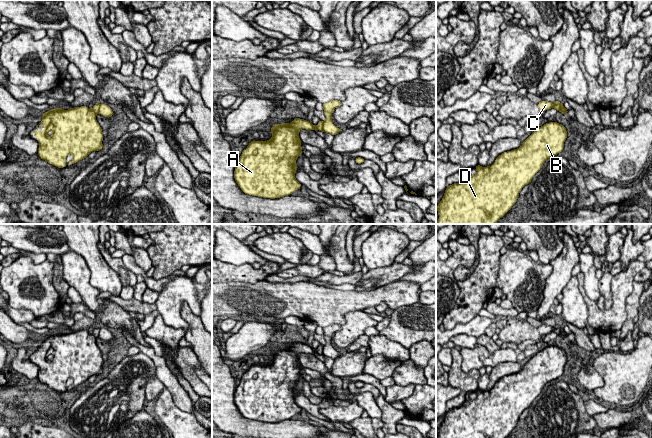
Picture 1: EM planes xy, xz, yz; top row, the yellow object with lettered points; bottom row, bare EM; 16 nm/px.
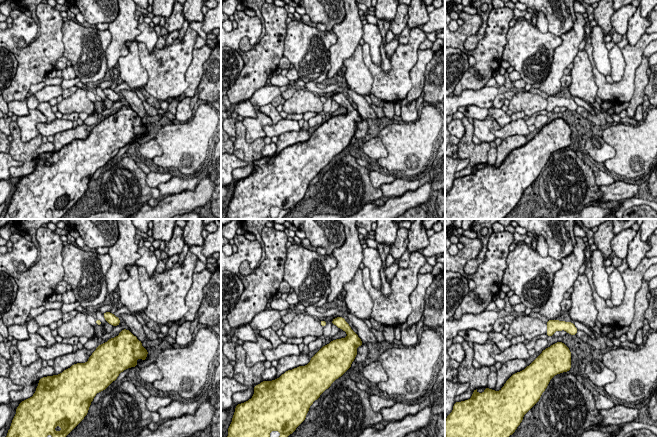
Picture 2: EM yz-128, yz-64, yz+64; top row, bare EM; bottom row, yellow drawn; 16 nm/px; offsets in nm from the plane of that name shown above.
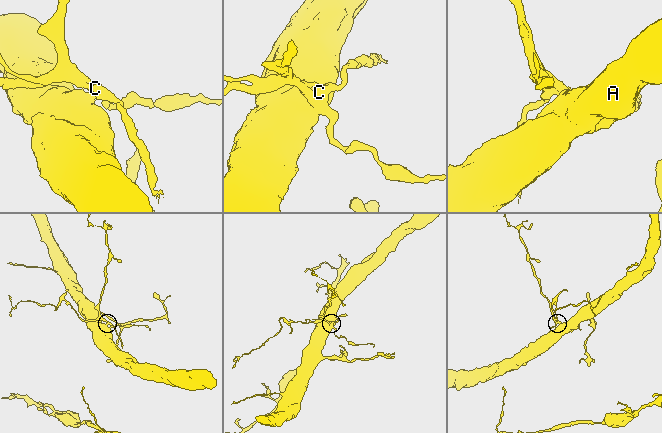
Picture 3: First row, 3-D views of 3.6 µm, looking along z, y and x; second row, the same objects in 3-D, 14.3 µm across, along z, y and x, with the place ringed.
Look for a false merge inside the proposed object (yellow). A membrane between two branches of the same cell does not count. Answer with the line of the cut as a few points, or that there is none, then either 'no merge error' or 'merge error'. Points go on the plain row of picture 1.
cut in xz along (324, 345), (322, 354); merge error

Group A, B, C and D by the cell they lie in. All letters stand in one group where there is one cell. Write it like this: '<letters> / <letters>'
A B D / C

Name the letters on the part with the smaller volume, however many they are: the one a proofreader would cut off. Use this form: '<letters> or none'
C

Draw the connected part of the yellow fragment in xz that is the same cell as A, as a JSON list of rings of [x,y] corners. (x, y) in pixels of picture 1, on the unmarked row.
[[[295,342],[291,347],[274,348],[268,365],[252,364],[236,387],[234,402],[241,414],[252,420],[280,422],[301,412],[295,403],[297,382],[303,372],[299,362],[301,353],[323,355],[324,345],[316,350]]]

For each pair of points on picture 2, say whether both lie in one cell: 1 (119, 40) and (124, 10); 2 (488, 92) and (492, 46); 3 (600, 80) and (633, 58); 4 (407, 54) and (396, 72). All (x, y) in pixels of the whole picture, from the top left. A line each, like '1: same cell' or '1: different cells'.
1: same cell
2: different cells
3: same cell
4: same cell

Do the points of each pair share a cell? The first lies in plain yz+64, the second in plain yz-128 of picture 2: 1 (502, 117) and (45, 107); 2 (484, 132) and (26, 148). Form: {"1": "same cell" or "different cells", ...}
{"1": "same cell", "2": "different cells"}

